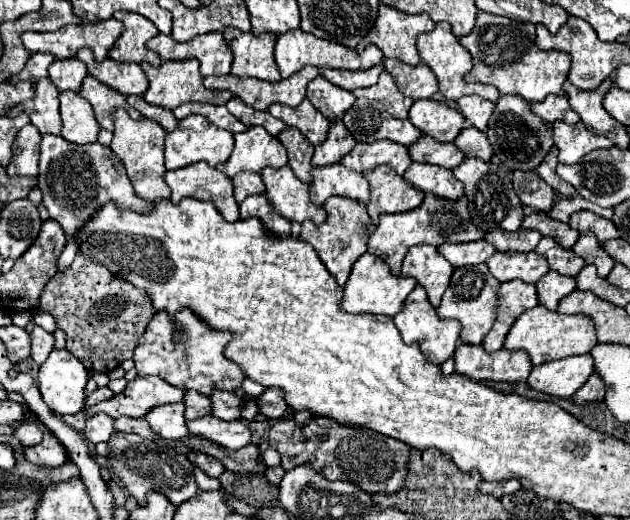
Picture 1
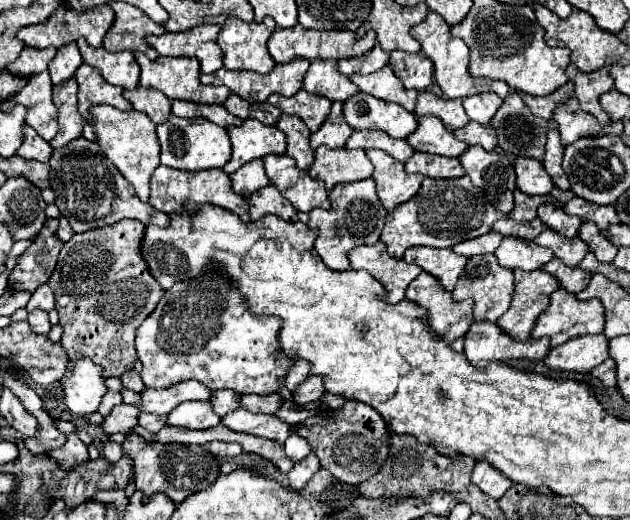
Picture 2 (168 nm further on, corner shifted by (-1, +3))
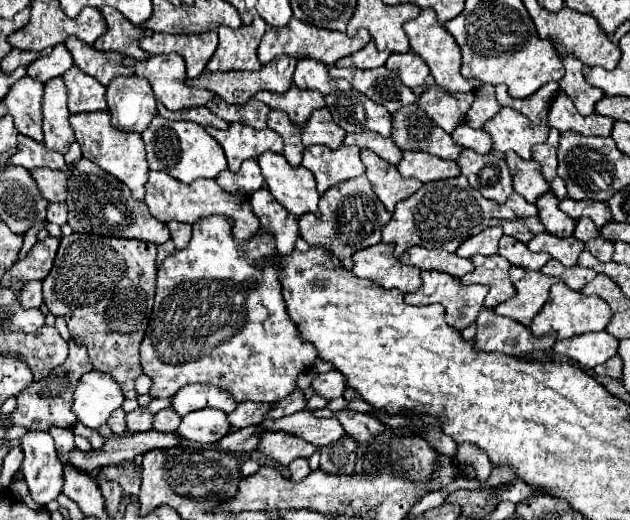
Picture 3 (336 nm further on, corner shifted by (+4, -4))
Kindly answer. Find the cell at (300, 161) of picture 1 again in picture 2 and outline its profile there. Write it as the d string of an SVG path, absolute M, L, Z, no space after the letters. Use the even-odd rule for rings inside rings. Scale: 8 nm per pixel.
M282 113L280 119L276 121L276 127L280 131L284 131L286 141L288 141L288 155L296 161L296 165L300 169L310 169L312 161L314 161L314 151L308 145L308 137L310 131L306 129L304 121L296 115L286 115Z

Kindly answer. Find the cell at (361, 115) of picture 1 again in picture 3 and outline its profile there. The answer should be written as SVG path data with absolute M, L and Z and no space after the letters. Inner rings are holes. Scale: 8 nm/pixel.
M339 90L327 94L325 102L335 124L341 126L345 132L373 130L385 138L391 138L393 118L389 110L381 108L381 104L375 104L365 94L357 90L349 90L349 92Z

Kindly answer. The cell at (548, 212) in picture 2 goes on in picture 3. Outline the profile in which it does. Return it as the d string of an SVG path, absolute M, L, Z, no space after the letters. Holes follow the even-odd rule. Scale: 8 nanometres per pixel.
M547 192L543 194L537 202L535 202L537 210L539 210L539 220L541 224L545 226L547 232L559 236L559 238L567 238L567 236L573 236L573 230L575 230L575 222L559 210L559 200Z

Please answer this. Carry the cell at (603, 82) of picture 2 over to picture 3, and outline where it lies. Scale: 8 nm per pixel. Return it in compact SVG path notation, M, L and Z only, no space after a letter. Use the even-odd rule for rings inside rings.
M565 56L563 66L565 66L565 76L559 80L561 90L573 100L573 104L581 116L591 116L595 102L601 100L605 94L587 82L585 66L579 60L575 60L573 56Z

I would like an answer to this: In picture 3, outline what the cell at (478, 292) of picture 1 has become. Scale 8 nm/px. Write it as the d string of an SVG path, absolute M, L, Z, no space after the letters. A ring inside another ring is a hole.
M473 256L471 258L475 270L465 276L463 284L483 284L489 286L489 294L485 298L485 308L497 308L499 304L511 300L515 296L515 288L509 280L511 264L501 256Z

